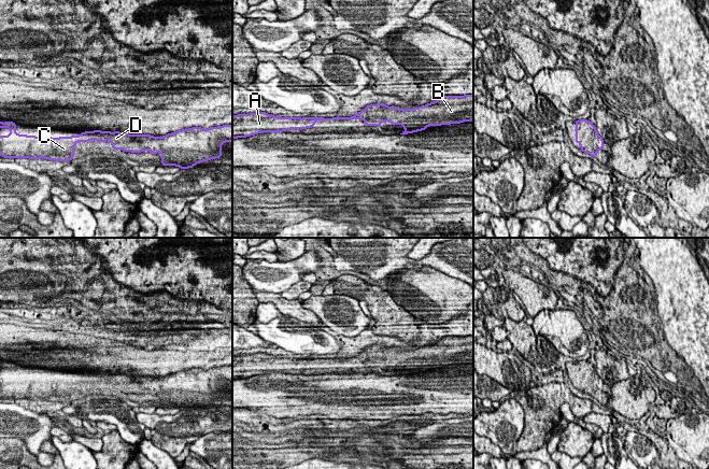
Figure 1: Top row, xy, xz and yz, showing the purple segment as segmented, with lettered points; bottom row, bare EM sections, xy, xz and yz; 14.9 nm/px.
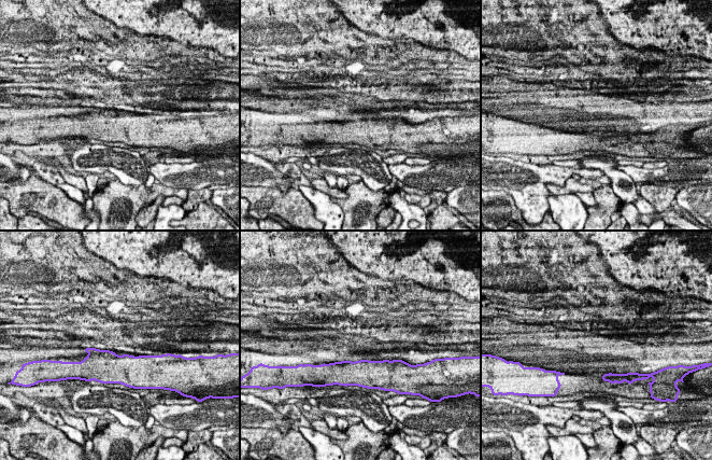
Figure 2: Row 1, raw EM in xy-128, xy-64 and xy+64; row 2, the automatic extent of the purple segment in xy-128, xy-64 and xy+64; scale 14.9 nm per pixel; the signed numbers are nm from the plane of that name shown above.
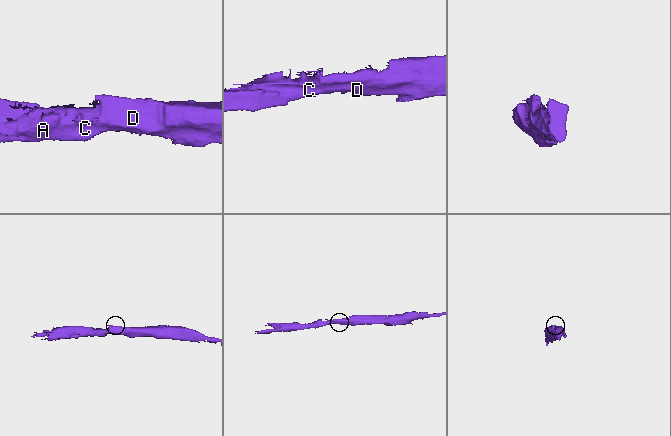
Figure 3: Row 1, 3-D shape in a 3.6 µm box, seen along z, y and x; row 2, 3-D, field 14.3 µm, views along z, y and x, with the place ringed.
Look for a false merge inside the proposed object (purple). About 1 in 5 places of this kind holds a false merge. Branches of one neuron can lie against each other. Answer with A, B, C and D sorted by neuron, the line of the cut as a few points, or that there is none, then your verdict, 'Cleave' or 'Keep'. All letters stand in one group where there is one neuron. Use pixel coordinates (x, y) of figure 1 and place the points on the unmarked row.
Groups: A B C D. No split. Keep

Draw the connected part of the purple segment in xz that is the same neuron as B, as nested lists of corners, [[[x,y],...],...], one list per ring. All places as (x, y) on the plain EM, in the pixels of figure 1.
[[[473,336],[444,337],[416,350],[370,345],[350,358],[281,358],[266,353],[239,355],[232,357],[232,380],[263,373],[283,373],[285,370],[306,370],[315,367],[316,361],[329,360],[364,360],[366,367],[381,367],[383,363],[391,363],[393,367],[401,366],[406,370],[400,375],[408,375],[425,371],[428,367],[473,361]]]

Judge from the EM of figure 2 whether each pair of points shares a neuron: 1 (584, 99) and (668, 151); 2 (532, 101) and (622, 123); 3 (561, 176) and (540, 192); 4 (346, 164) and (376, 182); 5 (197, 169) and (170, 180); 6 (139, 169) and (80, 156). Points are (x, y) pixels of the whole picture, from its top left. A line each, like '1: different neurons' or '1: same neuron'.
1: different neurons
2: same neuron
3: same neuron
4: same neuron
5: same neuron
6: same neuron

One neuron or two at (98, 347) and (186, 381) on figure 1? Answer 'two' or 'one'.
two

